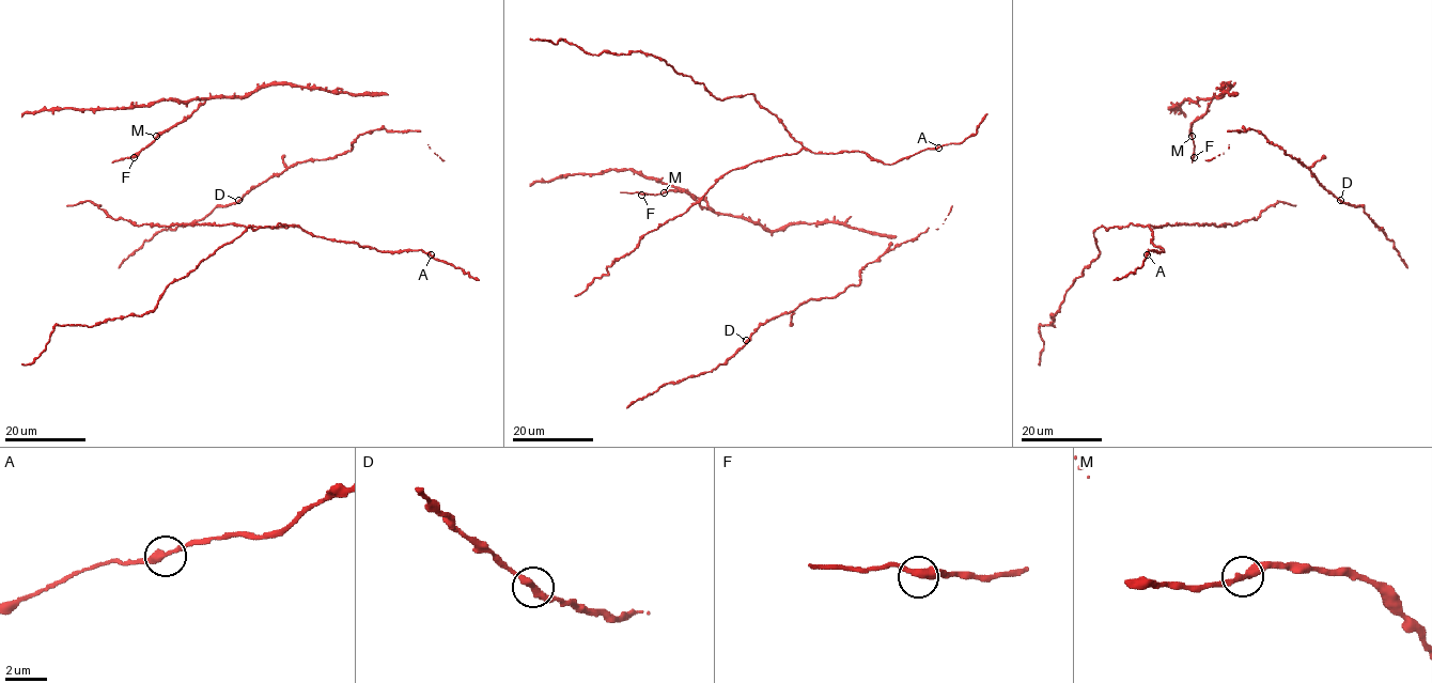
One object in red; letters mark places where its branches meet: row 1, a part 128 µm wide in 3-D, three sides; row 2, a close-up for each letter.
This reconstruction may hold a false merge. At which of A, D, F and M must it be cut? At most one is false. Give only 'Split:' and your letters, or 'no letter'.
Split: no letter

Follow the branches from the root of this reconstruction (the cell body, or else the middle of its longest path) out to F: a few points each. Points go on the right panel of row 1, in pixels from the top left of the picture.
F: (1192, 137), (1194, 157)

